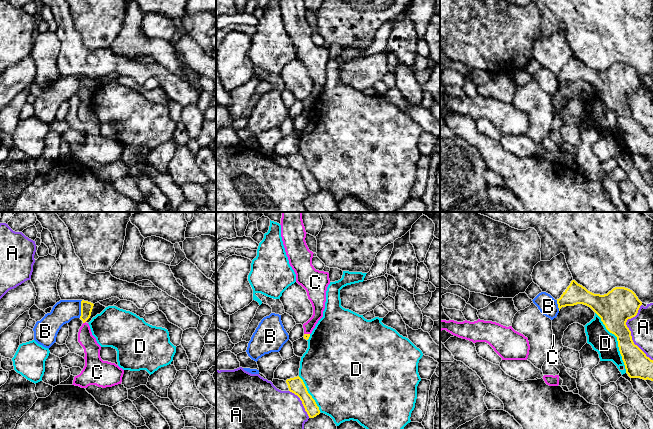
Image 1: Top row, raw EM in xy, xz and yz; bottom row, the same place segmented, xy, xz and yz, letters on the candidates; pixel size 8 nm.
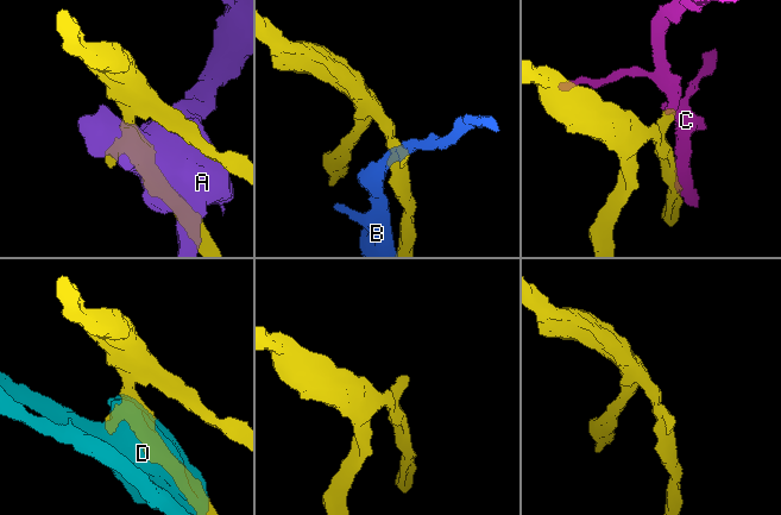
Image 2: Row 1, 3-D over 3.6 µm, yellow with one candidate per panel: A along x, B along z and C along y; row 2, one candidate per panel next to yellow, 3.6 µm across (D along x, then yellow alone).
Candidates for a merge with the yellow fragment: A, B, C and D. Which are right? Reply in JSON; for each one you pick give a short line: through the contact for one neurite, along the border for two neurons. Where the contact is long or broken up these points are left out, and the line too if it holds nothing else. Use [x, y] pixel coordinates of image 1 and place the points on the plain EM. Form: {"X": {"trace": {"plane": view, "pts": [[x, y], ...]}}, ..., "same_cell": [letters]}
{"same_cell": []}

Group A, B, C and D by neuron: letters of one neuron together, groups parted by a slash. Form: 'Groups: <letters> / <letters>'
Groups: A / B / C / D

